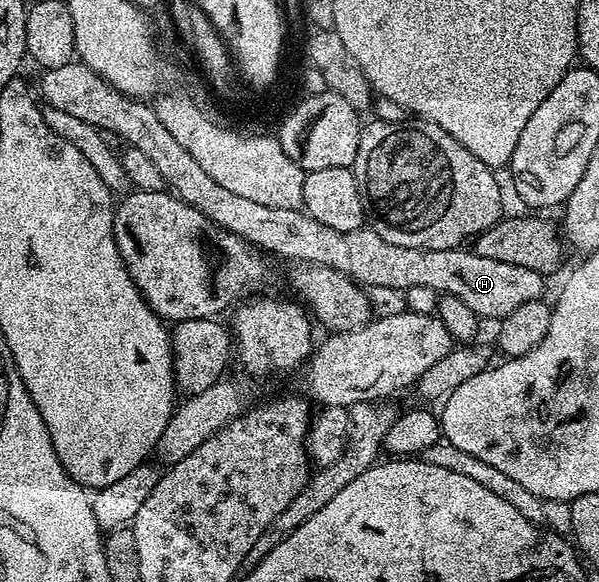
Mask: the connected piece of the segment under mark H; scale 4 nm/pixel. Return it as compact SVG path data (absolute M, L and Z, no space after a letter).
M77 59L68 61L63 67L44 70L40 75L39 97L48 108L76 115L78 119L83 119L83 123L91 123L109 135L114 133L122 137L125 145L143 151L155 163L174 196L211 219L218 230L239 235L266 254L286 257L292 263L333 268L362 287L378 285L403 290L431 287L439 295L461 299L481 319L506 317L523 303L538 300L544 294L541 292L545 289L546 278L542 274L527 267L499 263L499 259L487 259L469 247L447 251L399 247L395 243L387 243L387 239L383 239L372 227L362 227L350 233L335 231L335 227L326 227L301 209L263 207L263 203L254 203L243 195L235 195L235 191L227 191L227 187L215 183L215 179L211 179L211 175L199 167L191 153L178 144L163 127L152 104L136 97L123 96L115 91L115 87L95 75L91 67L82 65Z

